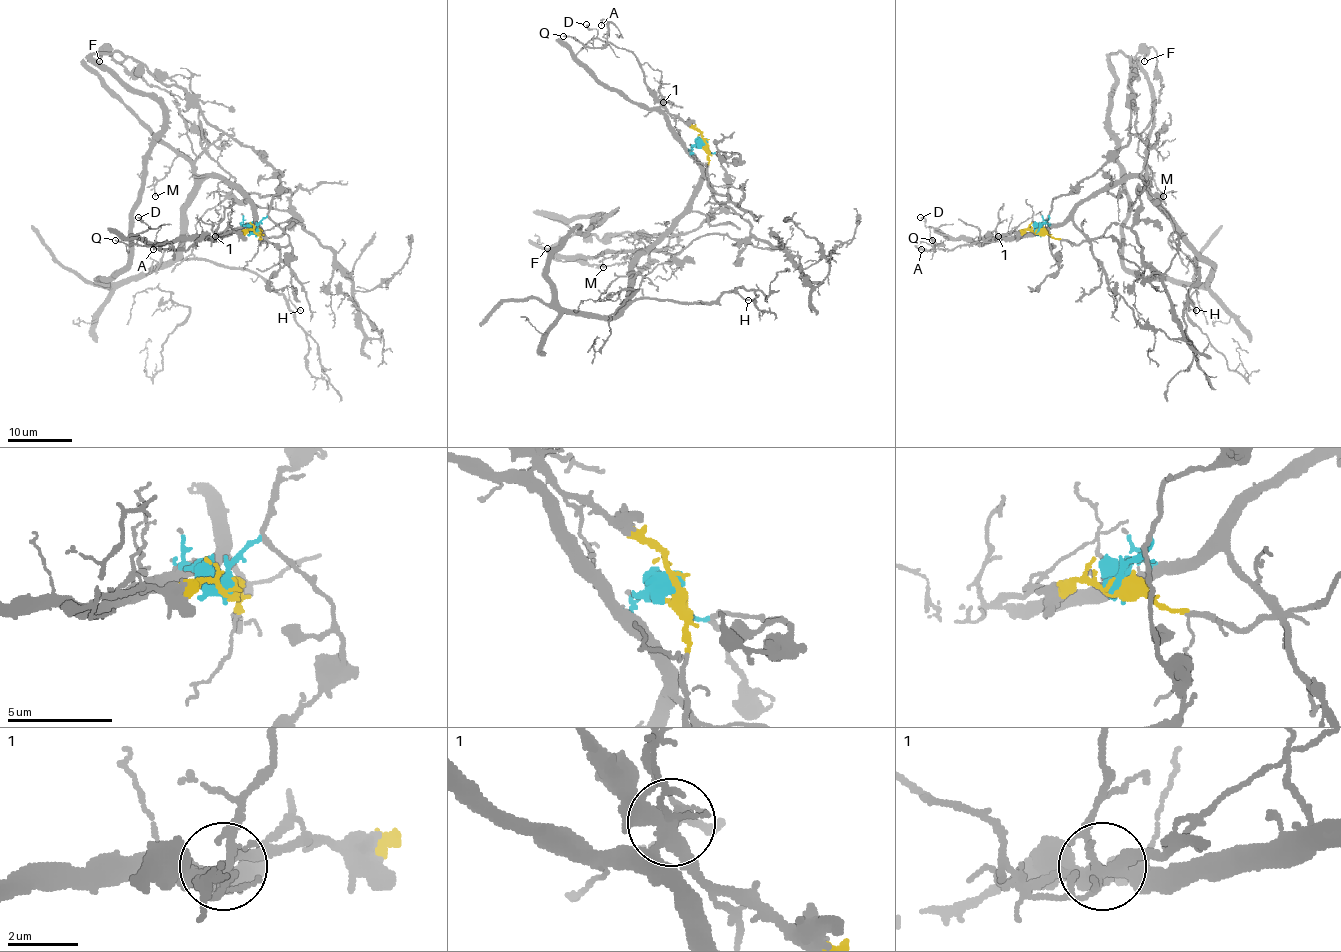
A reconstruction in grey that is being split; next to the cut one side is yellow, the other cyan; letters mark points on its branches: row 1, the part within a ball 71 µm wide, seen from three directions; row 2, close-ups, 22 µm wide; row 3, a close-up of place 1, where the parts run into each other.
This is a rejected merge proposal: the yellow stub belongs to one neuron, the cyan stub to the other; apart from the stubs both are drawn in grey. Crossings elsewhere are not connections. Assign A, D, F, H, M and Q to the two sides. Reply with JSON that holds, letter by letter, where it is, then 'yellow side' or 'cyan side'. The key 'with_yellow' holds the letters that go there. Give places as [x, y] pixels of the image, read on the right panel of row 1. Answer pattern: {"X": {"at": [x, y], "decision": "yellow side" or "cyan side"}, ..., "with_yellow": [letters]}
{"A": {"at": [921, 249], "decision": "yellow side"}, "D": {"at": [920, 217], "decision": "cyan side"}, "F": {"at": [1144, 61], "decision": "cyan side"}, "H": {"at": [1196, 310], "decision": "cyan side"}, "M": {"at": [1163, 196], "decision": "cyan side"}, "Q": {"at": [932, 240], "decision": "yellow side"}, "with_yellow": ["A", "Q"]}

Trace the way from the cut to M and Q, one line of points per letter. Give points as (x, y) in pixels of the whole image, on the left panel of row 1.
M: (255, 232), (244, 224), (253, 221), (253, 208), (239, 191), (218, 177), (201, 177), (180, 156), (154, 196)
Q: (257, 232), (222, 232), (214, 237), (201, 237), (193, 245), (180, 250), (141, 247), (115, 240)

